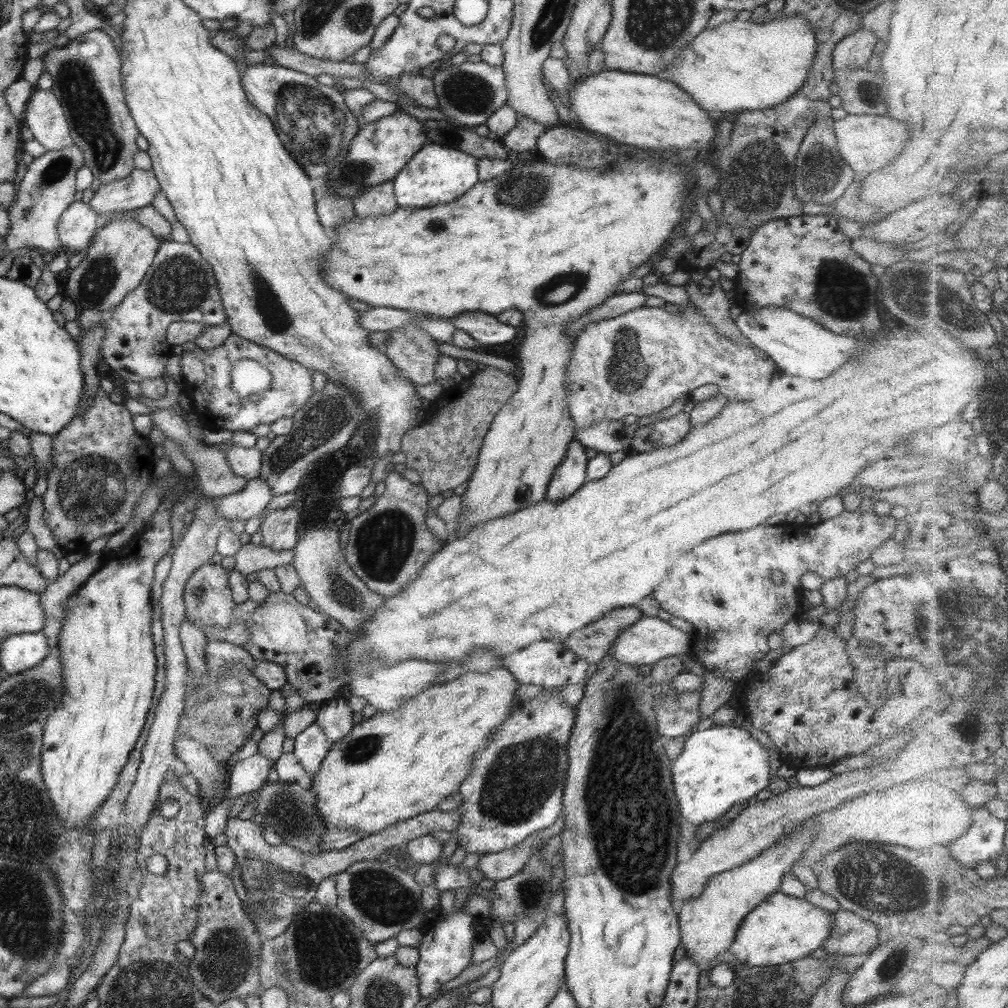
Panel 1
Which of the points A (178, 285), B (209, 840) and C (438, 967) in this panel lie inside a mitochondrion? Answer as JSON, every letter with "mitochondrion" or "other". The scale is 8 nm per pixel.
{"A":"mitochondrion","B":"other","C":"other"}

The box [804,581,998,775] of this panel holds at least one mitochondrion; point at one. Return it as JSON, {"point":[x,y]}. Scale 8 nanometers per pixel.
{"point":[972,730]}

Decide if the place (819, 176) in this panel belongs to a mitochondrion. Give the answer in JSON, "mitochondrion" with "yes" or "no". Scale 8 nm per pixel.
{"mitochondrion":"yes"}

